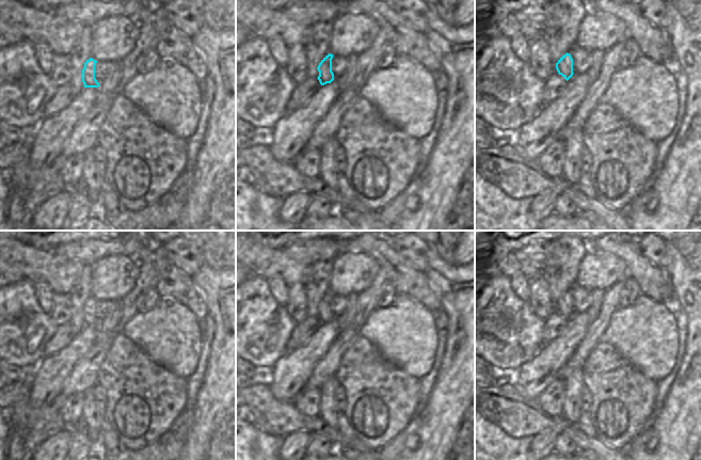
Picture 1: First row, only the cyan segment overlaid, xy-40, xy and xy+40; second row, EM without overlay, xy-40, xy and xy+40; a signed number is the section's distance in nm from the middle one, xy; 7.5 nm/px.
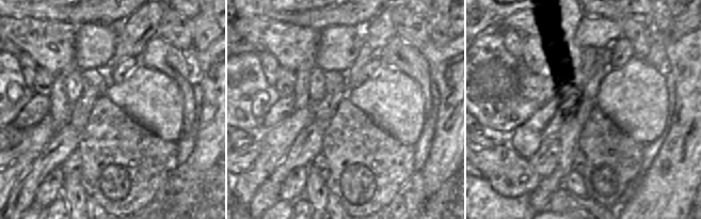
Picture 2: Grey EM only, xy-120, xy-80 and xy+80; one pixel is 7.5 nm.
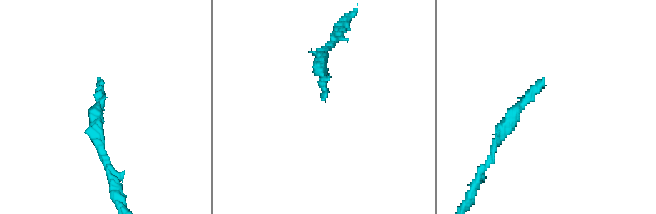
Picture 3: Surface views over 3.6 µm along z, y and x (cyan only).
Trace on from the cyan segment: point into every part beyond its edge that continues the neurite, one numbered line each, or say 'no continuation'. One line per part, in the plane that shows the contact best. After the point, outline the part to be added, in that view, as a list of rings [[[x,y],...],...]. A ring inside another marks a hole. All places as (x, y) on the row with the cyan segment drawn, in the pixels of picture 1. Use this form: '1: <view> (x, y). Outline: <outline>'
1: xy (339, 64). Outline: [[[334,55],[332,59],[332,72],[334,74],[334,79],[341,77],[349,65],[349,58],[344,58],[341,55]]]

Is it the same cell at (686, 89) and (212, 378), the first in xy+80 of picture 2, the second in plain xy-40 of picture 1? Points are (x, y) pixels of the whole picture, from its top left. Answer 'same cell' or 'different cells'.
same cell

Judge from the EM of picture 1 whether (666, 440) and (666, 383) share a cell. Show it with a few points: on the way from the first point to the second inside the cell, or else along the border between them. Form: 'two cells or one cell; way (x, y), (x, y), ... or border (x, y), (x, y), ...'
two cells; border (678, 373), (665, 398), (663, 408), (654, 417)

